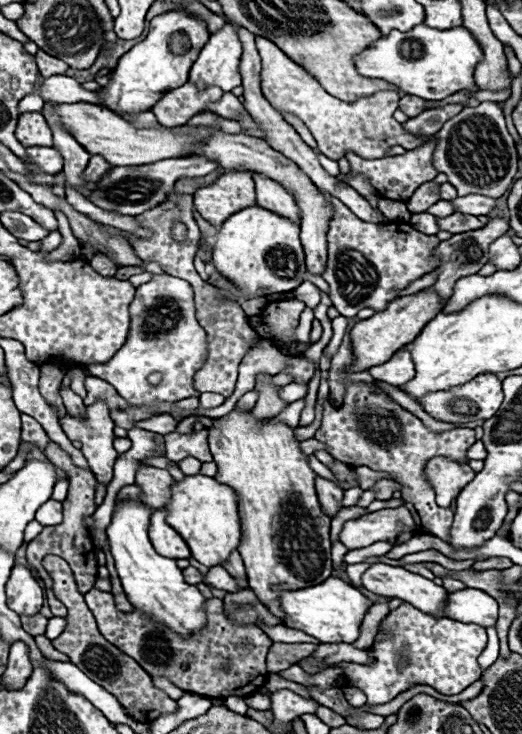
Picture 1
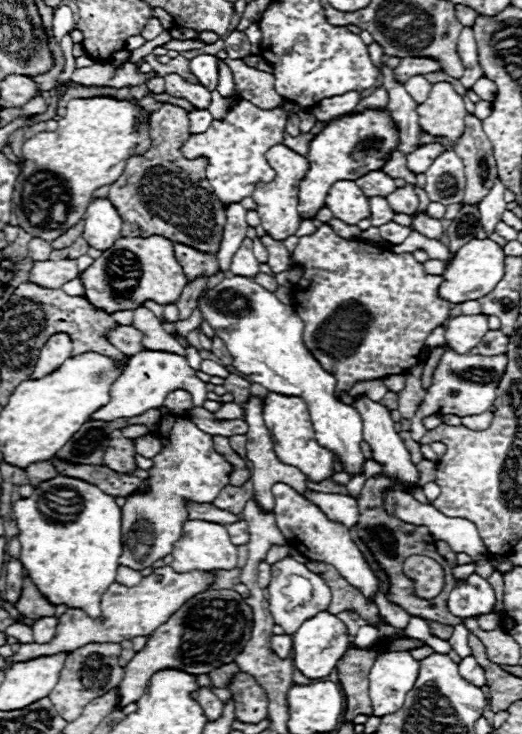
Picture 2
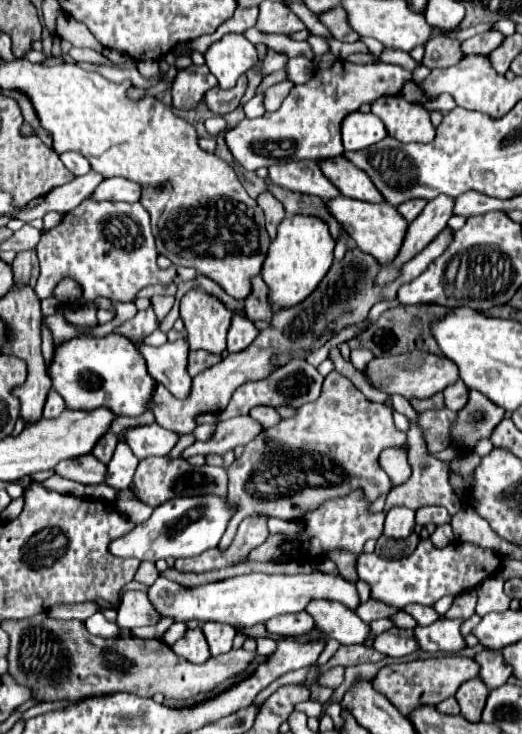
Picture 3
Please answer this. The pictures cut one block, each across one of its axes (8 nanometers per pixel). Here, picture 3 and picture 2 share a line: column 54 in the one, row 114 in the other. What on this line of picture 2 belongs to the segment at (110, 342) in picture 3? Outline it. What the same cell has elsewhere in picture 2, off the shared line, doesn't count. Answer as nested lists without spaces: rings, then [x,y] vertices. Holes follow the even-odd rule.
[[[386,108],[346,114],[330,122],[320,134],[314,136],[306,154],[310,170],[298,184],[298,194],[300,194],[298,212],[302,214],[302,218],[314,218],[318,214],[318,210],[324,206],[330,186],[340,178],[358,180],[362,178],[362,174],[368,174],[370,170],[380,170],[388,162],[396,146],[398,146],[398,128],[394,126],[394,120],[390,118]]]

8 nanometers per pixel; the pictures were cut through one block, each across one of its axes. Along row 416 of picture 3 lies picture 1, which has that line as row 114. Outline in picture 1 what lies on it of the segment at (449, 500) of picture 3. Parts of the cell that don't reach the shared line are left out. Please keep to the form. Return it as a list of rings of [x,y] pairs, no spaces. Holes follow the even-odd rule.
[[[402,96],[400,98],[400,110],[404,112],[404,114],[408,114],[408,118],[414,118],[414,116],[418,116],[420,112],[424,112],[424,102],[426,100],[422,100],[422,98],[412,98],[412,96]]]

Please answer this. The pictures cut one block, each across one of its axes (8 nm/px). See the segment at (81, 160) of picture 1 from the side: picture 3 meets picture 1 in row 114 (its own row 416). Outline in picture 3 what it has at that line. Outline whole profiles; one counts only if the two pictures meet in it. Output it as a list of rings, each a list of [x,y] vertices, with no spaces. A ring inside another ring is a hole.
[[[52,390],[52,392],[48,394],[46,406],[44,406],[44,418],[56,418],[56,416],[60,416],[64,410],[66,410],[64,398],[62,398],[56,390]]]

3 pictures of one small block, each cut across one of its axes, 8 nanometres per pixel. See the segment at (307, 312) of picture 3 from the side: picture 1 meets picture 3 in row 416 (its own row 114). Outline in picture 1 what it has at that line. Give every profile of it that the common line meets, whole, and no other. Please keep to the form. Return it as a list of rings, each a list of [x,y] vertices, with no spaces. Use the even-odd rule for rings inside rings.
[[[186,82],[178,90],[168,90],[168,94],[164,94],[164,98],[152,106],[152,112],[164,126],[182,126],[192,116],[206,110],[208,102],[220,100],[222,94],[224,92],[218,86],[206,86],[200,90],[194,82]]]

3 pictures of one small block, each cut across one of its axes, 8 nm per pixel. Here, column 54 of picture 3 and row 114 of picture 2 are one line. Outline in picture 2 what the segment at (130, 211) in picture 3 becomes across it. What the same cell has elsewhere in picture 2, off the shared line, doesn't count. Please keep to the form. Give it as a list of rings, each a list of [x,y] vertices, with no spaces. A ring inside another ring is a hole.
[[[240,98],[236,106],[232,106],[224,120],[214,120],[210,128],[202,134],[192,134],[184,146],[180,148],[184,158],[206,158],[206,178],[210,186],[214,186],[214,194],[218,200],[228,208],[234,202],[240,202],[246,196],[252,196],[258,182],[270,182],[274,178],[274,170],[266,160],[266,152],[282,144],[284,140],[284,126],[286,126],[286,108],[298,108],[292,102],[286,102],[284,108],[262,110],[252,102]]]

